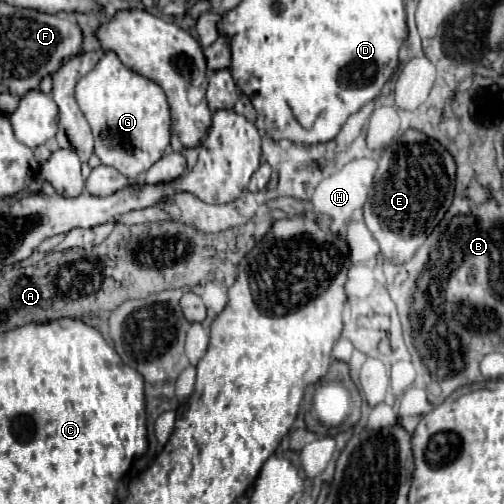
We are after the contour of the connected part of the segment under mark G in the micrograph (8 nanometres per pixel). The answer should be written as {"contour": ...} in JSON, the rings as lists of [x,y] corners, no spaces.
{"contour":[[[112,51],[78,81],[76,101],[92,127],[94,153],[126,177],[148,171],[170,145],[170,111],[162,87],[124,67]]]}

